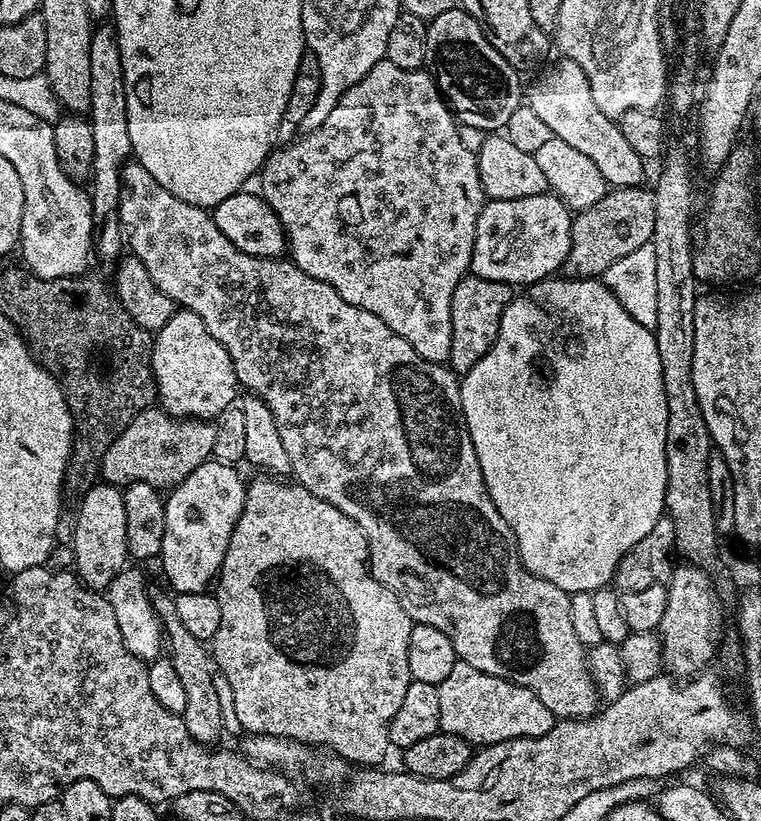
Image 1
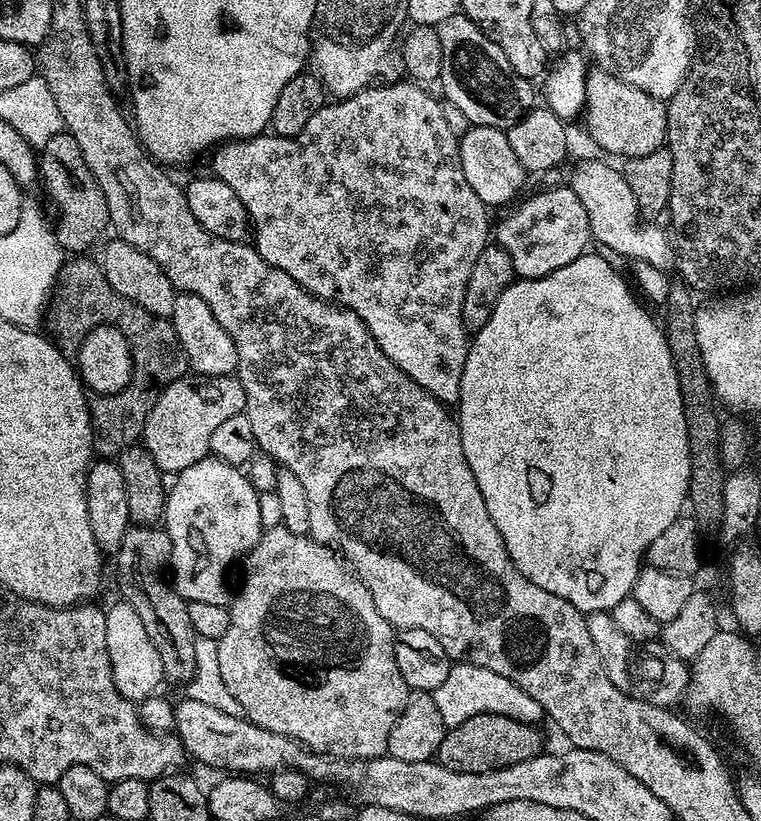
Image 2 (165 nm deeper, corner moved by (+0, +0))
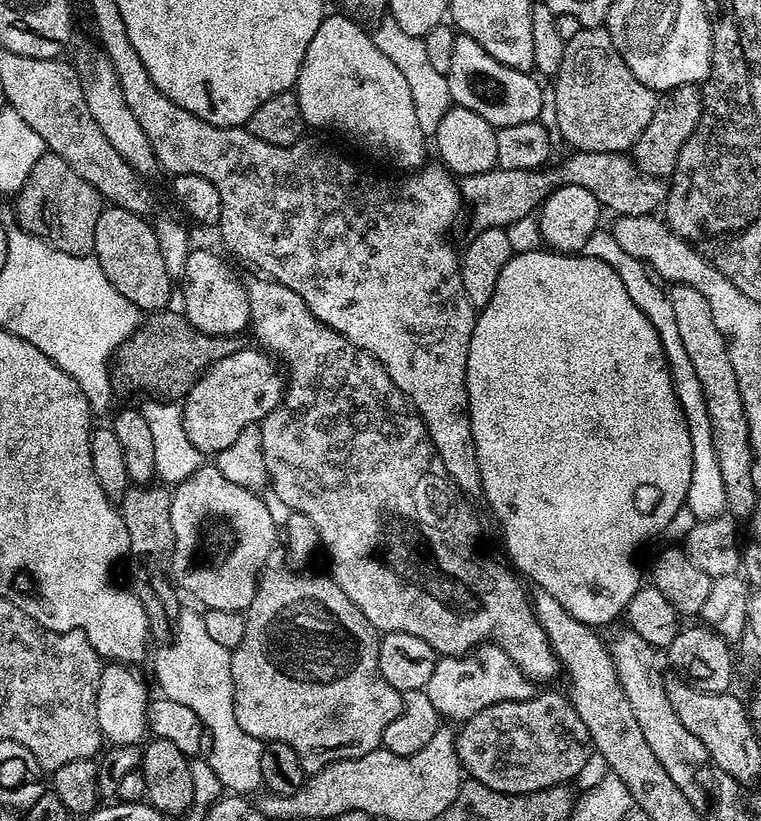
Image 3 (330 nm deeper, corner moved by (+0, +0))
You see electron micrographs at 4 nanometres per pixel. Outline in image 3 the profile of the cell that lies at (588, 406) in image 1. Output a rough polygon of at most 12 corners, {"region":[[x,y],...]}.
{"region":[[517,252],[466,358],[511,567],[642,587],[688,423],[598,258]]}

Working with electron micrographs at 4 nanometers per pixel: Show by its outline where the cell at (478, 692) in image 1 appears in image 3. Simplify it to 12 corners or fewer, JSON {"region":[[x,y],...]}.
{"region":[[489,643],[440,656],[423,689],[441,718],[529,700],[537,685]]}

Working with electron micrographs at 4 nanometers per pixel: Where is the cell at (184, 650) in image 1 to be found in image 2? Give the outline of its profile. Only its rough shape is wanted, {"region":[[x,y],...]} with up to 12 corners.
{"region":[[129,527],[114,553],[169,681],[194,674],[188,601],[166,579],[168,533]]}

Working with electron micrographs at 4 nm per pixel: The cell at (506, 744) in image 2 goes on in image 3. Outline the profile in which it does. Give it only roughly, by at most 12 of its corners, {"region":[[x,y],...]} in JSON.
{"region":[[563,691],[478,710],[461,769],[511,796],[567,785],[593,759]]}

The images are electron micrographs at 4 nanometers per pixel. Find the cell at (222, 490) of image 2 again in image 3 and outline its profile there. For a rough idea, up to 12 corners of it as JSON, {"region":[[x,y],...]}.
{"region":[[215,466],[175,485],[170,576],[244,612],[278,520]]}

